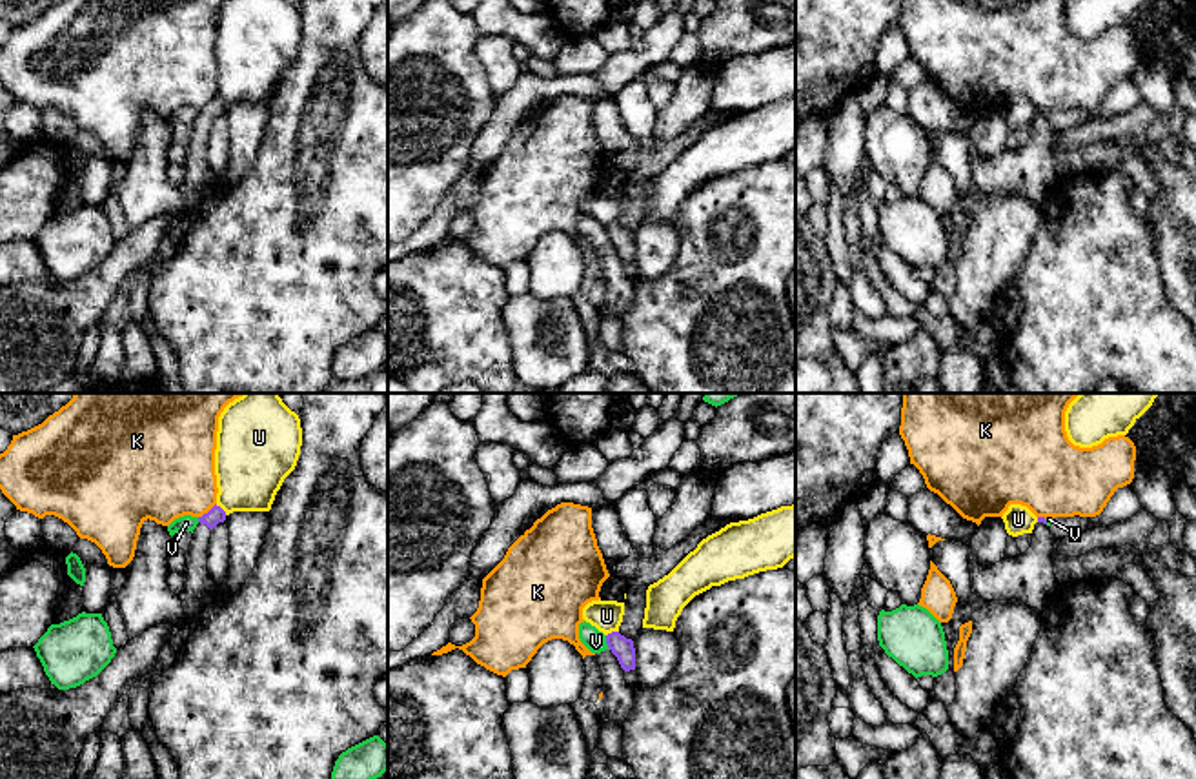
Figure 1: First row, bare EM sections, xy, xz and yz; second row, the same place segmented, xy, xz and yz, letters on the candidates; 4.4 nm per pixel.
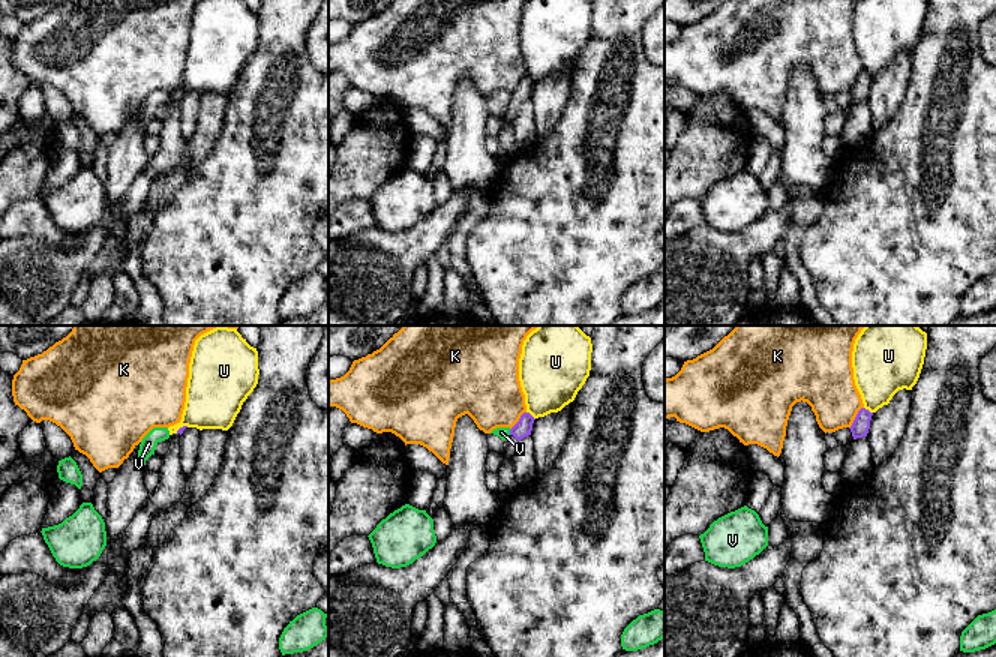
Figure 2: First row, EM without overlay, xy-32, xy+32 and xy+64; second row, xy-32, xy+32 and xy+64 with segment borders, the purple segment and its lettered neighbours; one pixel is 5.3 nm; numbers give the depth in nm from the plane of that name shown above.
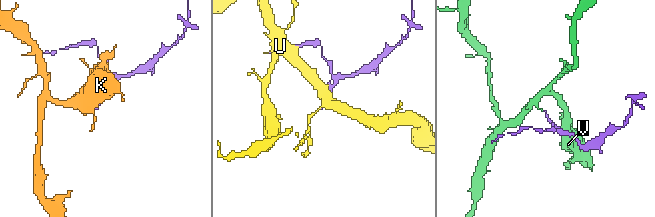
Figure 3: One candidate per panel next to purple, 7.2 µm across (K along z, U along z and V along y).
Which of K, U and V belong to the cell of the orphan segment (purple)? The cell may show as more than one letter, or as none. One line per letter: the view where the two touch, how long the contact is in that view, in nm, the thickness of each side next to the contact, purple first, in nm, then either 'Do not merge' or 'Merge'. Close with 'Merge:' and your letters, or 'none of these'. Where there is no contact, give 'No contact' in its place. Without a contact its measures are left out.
K: Touches purple in xy. Shared border 100 nm. Thickness 70 nm (purple) against 420 nm. Do not merge
U: Touches purple in xy. Shared border 70 nm. Thickness 70 nm (purple) against 320 nm. Do not merge
V: Touches purple in xz. Shared border 70 nm. Thickness 100 nm (purple) against 100 nm. Do not merge
Merge: none of these

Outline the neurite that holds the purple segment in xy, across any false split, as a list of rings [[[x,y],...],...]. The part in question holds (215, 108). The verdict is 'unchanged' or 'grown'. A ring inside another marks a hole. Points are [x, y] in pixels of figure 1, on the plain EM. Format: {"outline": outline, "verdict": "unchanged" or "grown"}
{"outline": [[[215,96],[208,106],[198,109],[198,116],[193,122],[193,133],[186,144],[186,160],[182,164],[184,182],[178,187],[186,211],[195,211],[217,191],[217,178],[208,164],[208,137],[211,131],[211,122],[224,113],[226,104]]], "verdict": "grown"}

